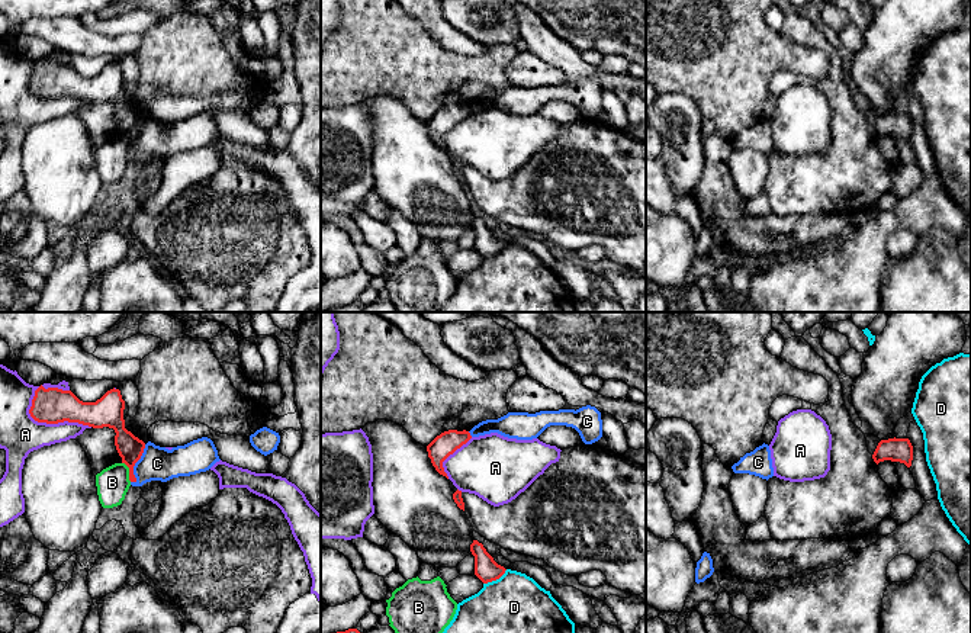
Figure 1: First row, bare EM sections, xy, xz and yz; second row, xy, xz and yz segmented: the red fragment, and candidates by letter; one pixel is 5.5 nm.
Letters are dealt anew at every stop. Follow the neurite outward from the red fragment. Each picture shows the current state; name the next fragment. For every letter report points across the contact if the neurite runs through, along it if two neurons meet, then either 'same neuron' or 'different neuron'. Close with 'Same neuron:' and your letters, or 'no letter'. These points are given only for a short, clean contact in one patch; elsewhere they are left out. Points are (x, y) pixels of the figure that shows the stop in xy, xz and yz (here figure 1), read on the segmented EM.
A: different neuron
B: different neuron
C: along xy (145, 444), (141, 458), (134, 466), (135, 479), (131, 482) | different neuron
D: different neuron
Same neuron: no letter

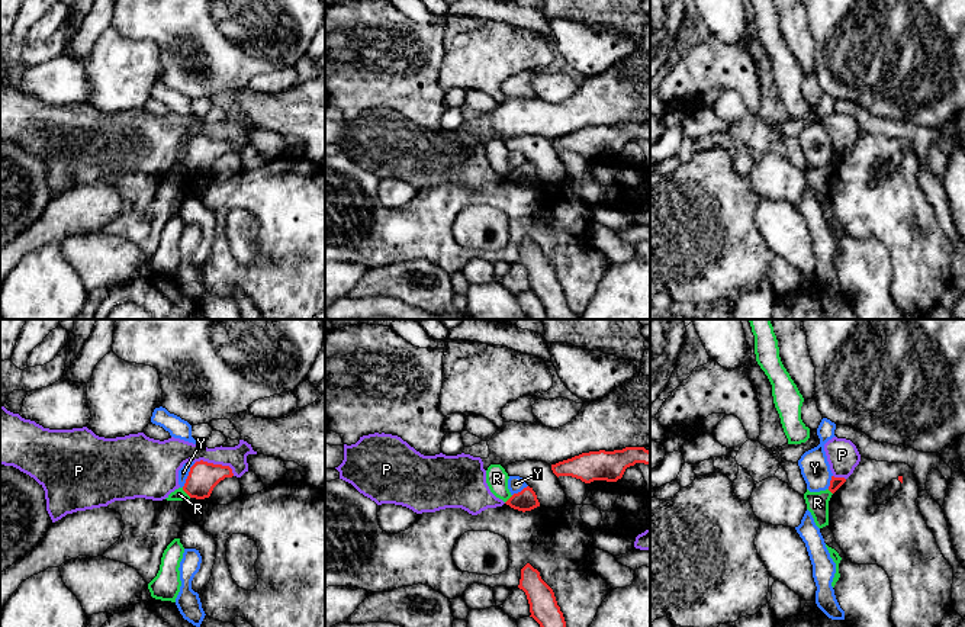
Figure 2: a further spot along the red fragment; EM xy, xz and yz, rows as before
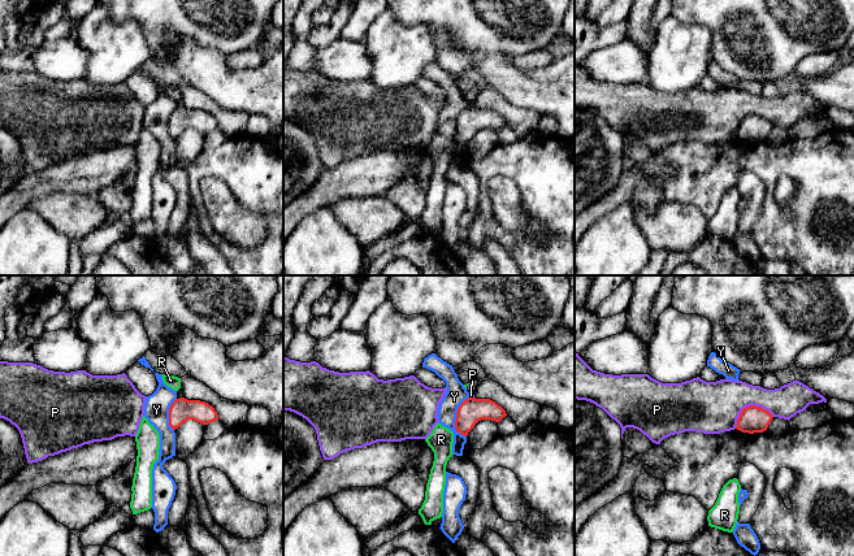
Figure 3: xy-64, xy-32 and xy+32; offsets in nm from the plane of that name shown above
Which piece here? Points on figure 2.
P: along xy (195, 462), (205, 460), (227, 465), (234, 475) | different neuron
R: along xy (182, 488), (190, 497) | different neuron
Y: along xy (195, 463), (182, 486) | different neuron
Same neuron: no letter

